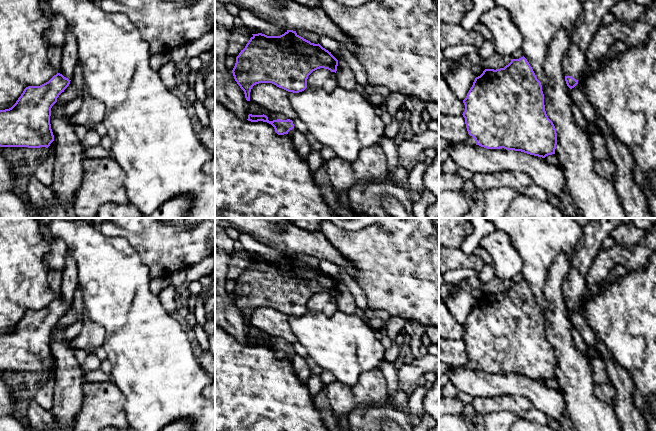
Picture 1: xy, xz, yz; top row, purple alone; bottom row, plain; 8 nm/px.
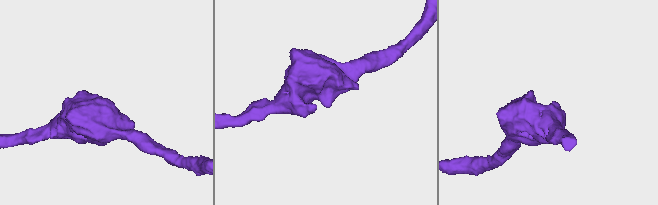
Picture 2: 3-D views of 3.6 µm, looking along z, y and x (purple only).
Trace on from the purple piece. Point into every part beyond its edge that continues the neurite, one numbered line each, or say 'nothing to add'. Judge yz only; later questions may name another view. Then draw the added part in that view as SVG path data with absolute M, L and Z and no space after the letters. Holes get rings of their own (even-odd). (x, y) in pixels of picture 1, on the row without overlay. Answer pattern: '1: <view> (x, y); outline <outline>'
1: yz (574, 286); outline M599 218L589 221L577 244L577 250L572 258L569 273L562 284L562 295L565 300L579 304L586 291L586 274L600 251L604 239L617 226L628 223L630 218Z

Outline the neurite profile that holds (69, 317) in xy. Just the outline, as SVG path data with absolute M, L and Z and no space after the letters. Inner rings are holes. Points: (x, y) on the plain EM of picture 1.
M70 305L69 310L57 322L57 327L66 329L69 325L73 324L76 319L76 312L73 306Z

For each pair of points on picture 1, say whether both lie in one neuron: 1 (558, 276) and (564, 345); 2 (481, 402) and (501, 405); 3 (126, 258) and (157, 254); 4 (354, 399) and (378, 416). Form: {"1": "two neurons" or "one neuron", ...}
{"1": "one neuron", "2": "one neuron", "3": "two neurons", "4": "two neurons"}

